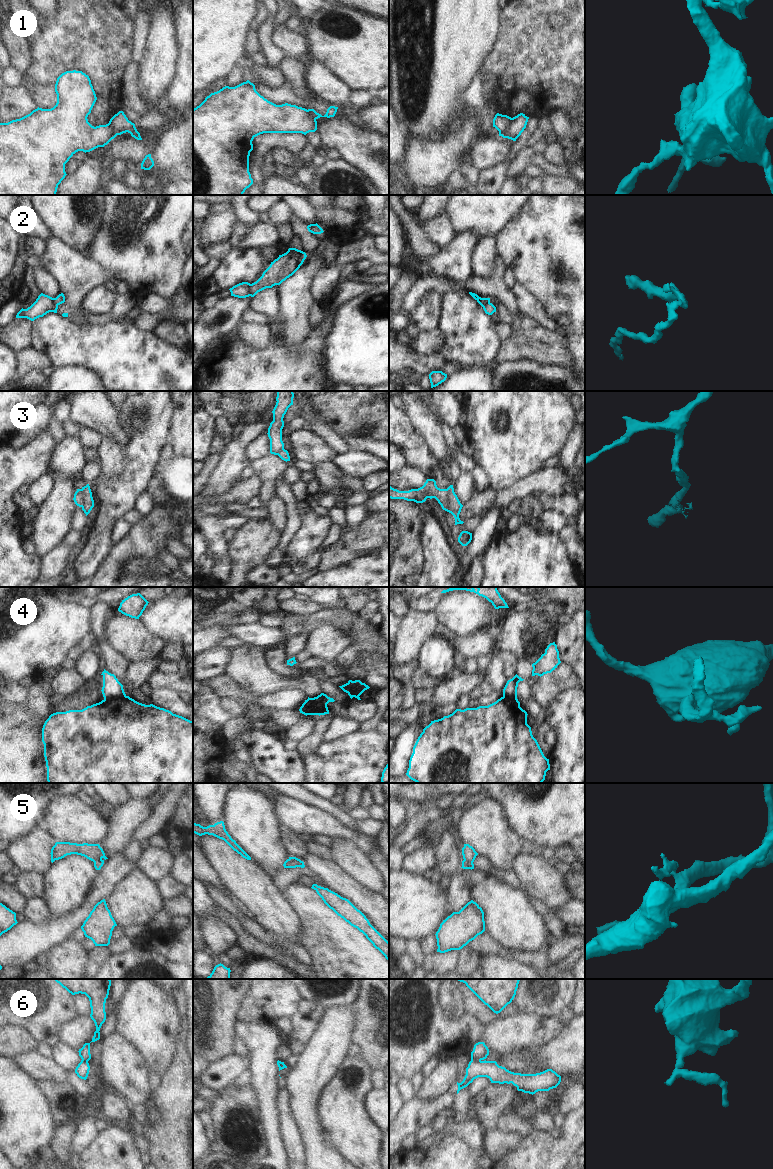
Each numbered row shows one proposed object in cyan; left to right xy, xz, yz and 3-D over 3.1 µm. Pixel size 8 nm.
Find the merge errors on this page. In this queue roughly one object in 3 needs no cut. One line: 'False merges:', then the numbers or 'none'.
False merges: 1, 2, 3, 4, 5, 6

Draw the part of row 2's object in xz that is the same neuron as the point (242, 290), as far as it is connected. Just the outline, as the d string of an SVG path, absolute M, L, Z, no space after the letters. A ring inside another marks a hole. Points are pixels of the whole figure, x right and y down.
M242 282L229 289L231 296L238 298L246 298L251 296L250 283ZM251 296L252 297L252 296Z

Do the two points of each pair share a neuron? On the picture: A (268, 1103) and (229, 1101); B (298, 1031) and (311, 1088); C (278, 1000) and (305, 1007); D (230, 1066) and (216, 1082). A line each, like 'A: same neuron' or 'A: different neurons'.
A: different neurons
B: different neurons
C: different neurons
D: same neuron

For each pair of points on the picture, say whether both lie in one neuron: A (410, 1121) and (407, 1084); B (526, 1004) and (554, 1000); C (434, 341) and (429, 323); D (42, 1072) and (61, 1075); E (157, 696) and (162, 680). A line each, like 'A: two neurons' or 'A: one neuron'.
A: two neurons
B: one neuron
C: two neurons
D: one neuron
E: two neurons

